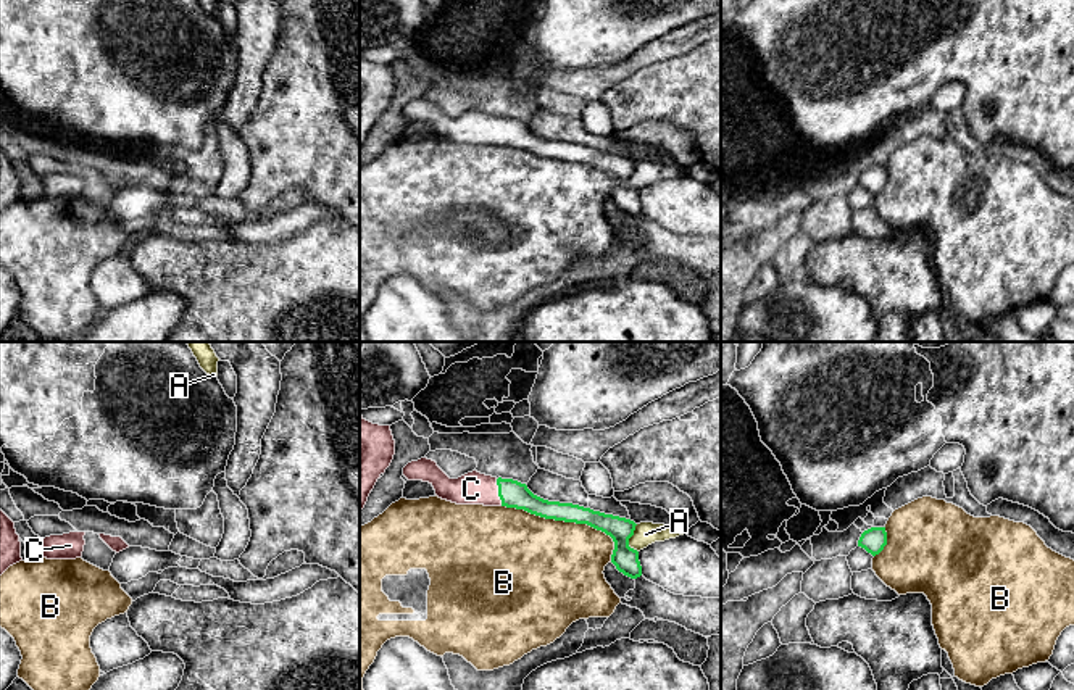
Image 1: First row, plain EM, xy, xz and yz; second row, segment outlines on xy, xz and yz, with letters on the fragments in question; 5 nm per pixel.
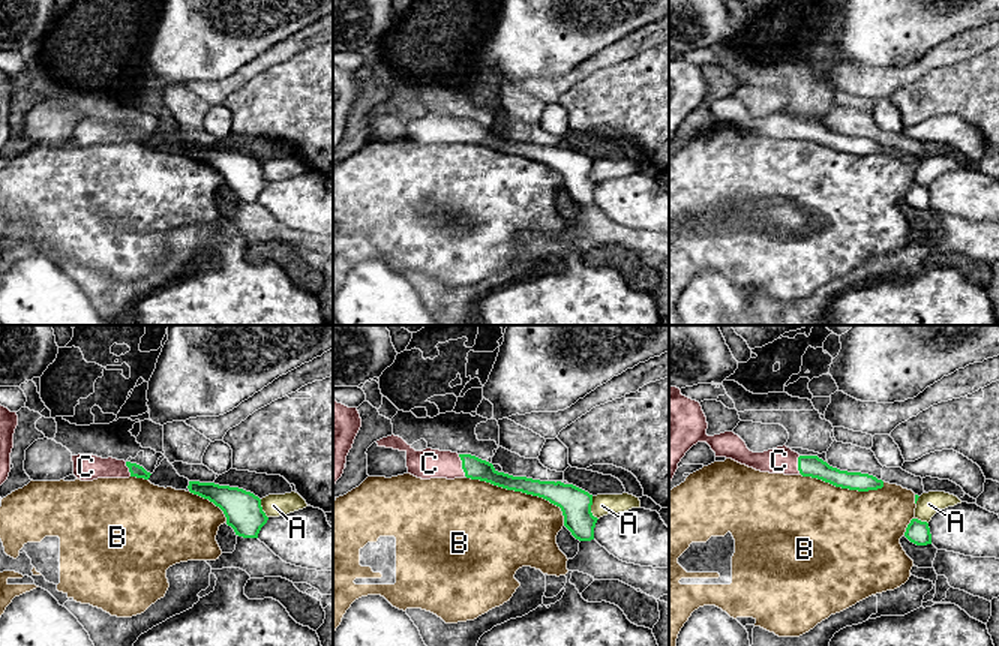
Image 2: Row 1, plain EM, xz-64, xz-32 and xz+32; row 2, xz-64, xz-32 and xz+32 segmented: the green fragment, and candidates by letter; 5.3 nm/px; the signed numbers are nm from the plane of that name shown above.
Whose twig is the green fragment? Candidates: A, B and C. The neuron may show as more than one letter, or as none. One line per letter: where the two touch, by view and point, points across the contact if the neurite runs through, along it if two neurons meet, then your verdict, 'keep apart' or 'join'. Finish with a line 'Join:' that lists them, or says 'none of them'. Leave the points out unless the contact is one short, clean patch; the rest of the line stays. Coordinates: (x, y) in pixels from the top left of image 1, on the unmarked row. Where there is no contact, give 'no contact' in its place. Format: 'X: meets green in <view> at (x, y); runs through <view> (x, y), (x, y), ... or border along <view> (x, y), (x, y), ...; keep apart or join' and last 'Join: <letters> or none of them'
A: meets green in xz at (629, 176); keep apart
B: meets green in xz at (568, 160); keep apart
C: meets green in xz at (499, 131); runs through xz (513, 133), (499, 131), (471, 128); join
Join: C

